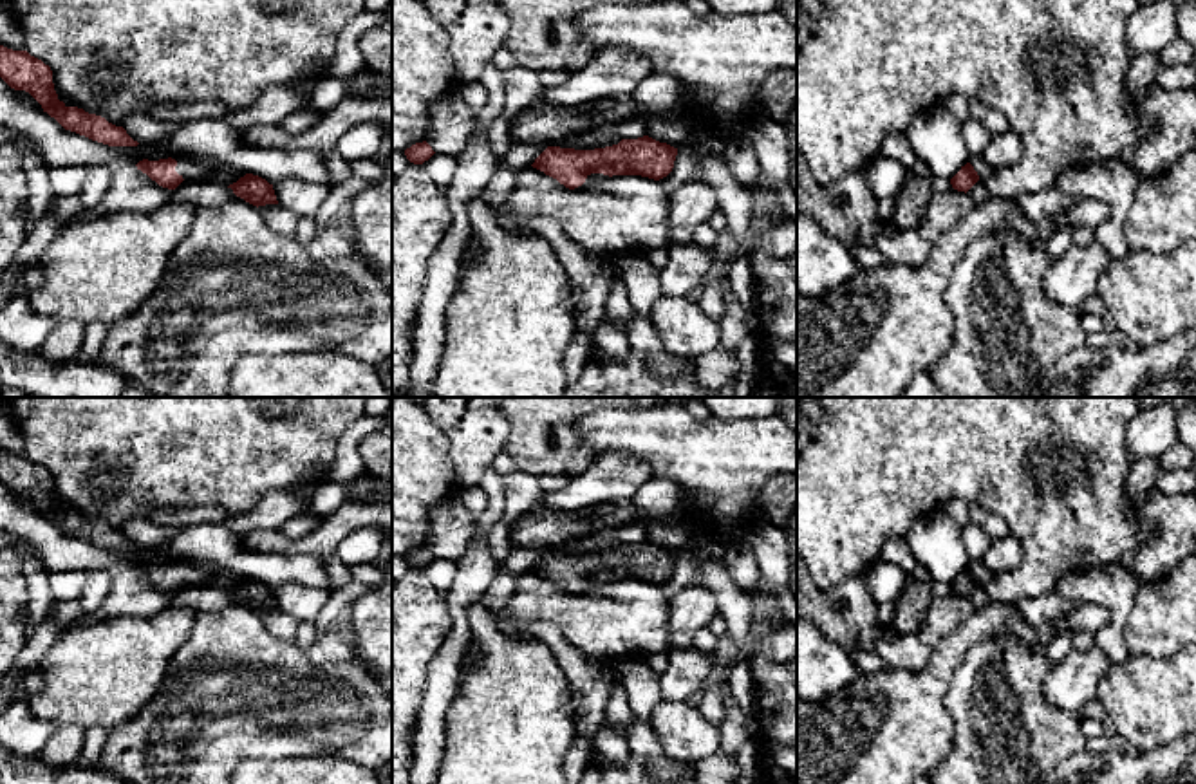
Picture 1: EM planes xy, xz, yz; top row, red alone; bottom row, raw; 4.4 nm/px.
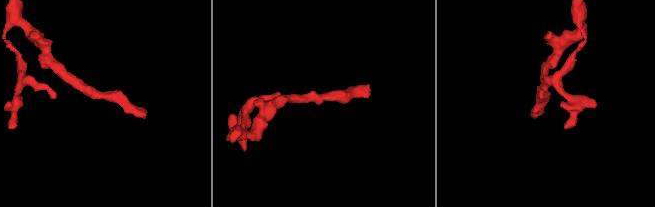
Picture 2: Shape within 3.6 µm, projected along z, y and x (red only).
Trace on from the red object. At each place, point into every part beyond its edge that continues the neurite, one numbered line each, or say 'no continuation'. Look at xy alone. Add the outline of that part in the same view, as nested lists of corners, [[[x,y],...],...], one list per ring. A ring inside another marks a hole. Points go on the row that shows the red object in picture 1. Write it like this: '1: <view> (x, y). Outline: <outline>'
1: xy (192, 170). Outline: [[[173,155],[172,159],[177,161],[175,172],[184,179],[184,181],[199,181],[202,175],[210,173],[210,170],[188,157],[188,155]]]

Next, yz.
1: yz (981, 167). Outline: [[[983,155],[970,157],[968,163],[979,175],[979,181],[985,181],[992,175],[994,168],[983,159]]]

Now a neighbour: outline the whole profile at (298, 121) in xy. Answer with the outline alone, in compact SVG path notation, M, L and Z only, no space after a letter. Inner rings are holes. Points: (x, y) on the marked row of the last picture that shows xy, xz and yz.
M307 107L307 108L302 108L302 110L296 110L293 112L291 116L287 116L284 121L282 121L282 128L287 132L287 134L302 134L302 132L307 132L309 128L313 128L314 125L318 125L322 121L322 112L318 112L316 108L313 107Z

